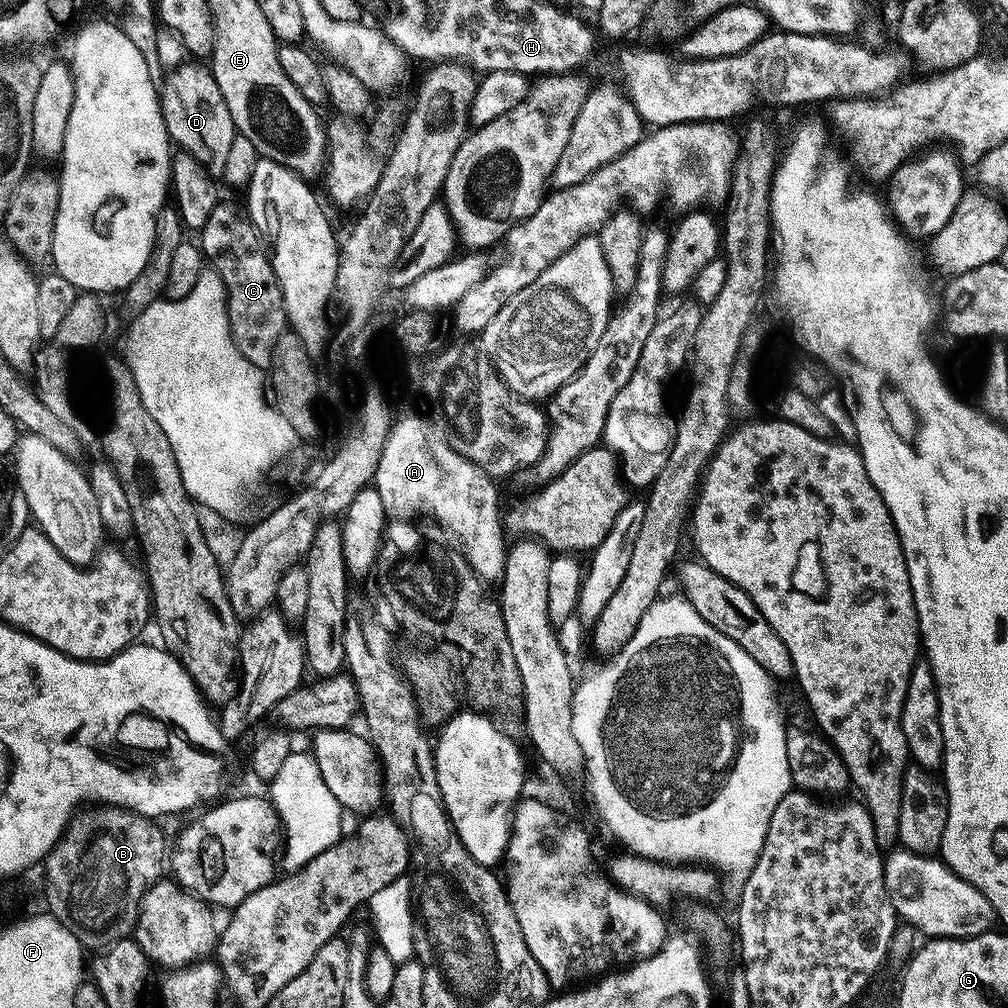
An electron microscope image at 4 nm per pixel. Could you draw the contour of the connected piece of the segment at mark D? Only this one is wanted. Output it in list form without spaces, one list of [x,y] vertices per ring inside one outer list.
[[[183,62],[171,69],[163,77],[162,83],[158,88],[160,98],[160,113],[166,122],[171,143],[177,149],[194,154],[198,162],[213,178],[220,178],[224,172],[224,167],[228,164],[228,155],[232,152],[232,147],[238,141],[238,133],[234,126],[234,118],[230,118],[230,110],[226,106],[226,98],[222,98],[222,90],[218,90],[218,82],[214,82],[214,74],[211,67],[204,62]]]

